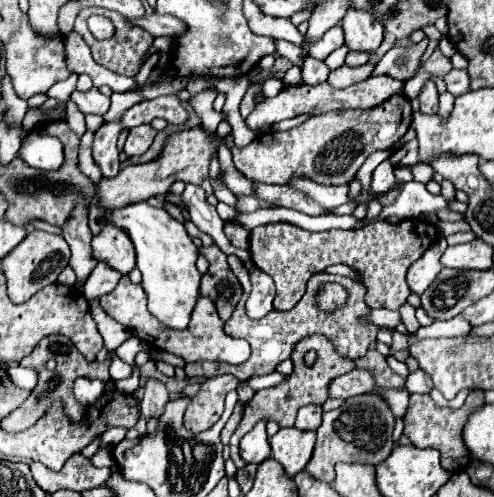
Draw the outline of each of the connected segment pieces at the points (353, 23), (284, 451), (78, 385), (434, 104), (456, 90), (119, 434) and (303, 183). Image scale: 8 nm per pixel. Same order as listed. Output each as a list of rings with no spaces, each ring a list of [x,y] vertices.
[[[348,8],[346,16],[342,18],[342,28],[346,36],[346,46],[350,50],[374,52],[382,42],[384,26],[372,12]]]
[[[280,428],[272,438],[272,458],[278,460],[288,476],[296,476],[312,458],[316,432],[302,432],[298,428]]]
[[[80,377],[80,380],[74,381],[73,393],[77,401],[83,406],[94,404],[102,392],[104,392],[104,382],[100,382],[100,380]]]
[[[428,80],[420,92],[420,112],[422,114],[438,114],[438,90],[432,80]]]
[[[452,68],[446,76],[444,76],[444,82],[446,82],[446,90],[452,94],[452,96],[460,96],[464,92],[470,90],[470,80],[468,80],[468,72],[466,70],[456,70]]]
[[[114,427],[108,429],[101,435],[100,448],[110,449],[111,446],[116,446],[125,438],[127,432],[128,429],[122,427]]]
[[[308,178],[290,180],[290,186],[302,190],[302,192],[308,192],[310,196],[314,196],[314,200],[318,204],[322,202],[324,208],[328,208],[328,210],[338,208],[348,202],[348,186],[322,186],[322,184],[308,180]]]

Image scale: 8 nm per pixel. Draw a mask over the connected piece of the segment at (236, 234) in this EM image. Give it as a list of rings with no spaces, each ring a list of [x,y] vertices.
[[[225,221],[224,232],[234,246],[245,250],[249,249],[250,232],[248,232],[243,226],[240,226],[240,224],[233,221]]]

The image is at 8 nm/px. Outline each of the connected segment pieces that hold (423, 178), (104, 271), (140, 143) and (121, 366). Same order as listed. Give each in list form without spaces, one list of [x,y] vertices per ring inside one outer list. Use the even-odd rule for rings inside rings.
[[[416,163],[410,166],[410,169],[412,170],[414,180],[418,182],[427,184],[429,181],[433,179],[434,171],[432,167],[428,164]]]
[[[98,264],[92,274],[88,276],[88,282],[84,284],[84,298],[86,300],[94,300],[94,298],[102,298],[104,294],[112,292],[120,280],[120,272],[112,272],[112,268],[104,268],[104,264]]]
[[[142,124],[142,126],[136,126],[128,132],[128,138],[126,138],[126,146],[124,146],[124,152],[128,158],[132,156],[142,156],[150,144],[154,142],[154,136],[156,136],[156,130],[150,126],[150,124]]]
[[[120,358],[112,360],[112,366],[110,366],[110,378],[112,380],[122,380],[122,378],[128,378],[130,374],[132,374],[132,368],[126,362],[122,362]]]

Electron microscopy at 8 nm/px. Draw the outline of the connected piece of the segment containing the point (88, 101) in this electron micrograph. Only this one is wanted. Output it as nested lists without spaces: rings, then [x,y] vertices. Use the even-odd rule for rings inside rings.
[[[92,88],[92,90],[88,90],[88,92],[78,92],[78,90],[74,90],[74,92],[70,94],[70,98],[72,98],[72,102],[78,106],[78,110],[84,112],[84,114],[106,114],[106,110],[108,110],[108,106],[110,106],[108,96],[100,94],[98,88]]]

